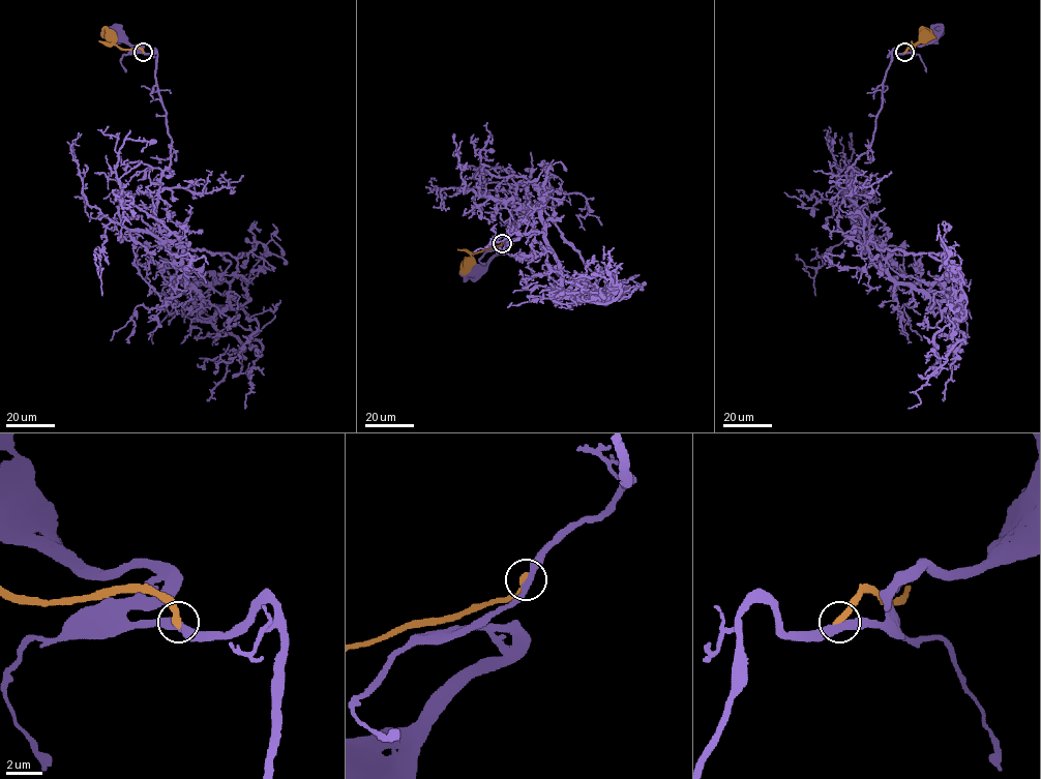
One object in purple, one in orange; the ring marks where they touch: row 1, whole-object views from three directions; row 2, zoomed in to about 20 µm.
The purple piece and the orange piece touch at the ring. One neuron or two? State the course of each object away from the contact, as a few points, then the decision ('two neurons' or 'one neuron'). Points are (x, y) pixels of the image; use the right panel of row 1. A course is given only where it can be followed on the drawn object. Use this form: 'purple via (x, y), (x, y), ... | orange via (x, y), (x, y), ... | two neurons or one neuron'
purple via (904, 53), (910, 53), (916, 45), (923, 46), (933, 36) | orange via (904, 52), (909, 48), (913, 49), (923, 34) | two neurons

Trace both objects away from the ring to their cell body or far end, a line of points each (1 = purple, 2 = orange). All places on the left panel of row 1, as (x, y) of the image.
1: (143, 53), (136, 51), (139, 45), (129, 46), (116, 36)
2: (143, 52), (138, 48), (123, 49), (114, 45), (114, 35), (110, 34)

